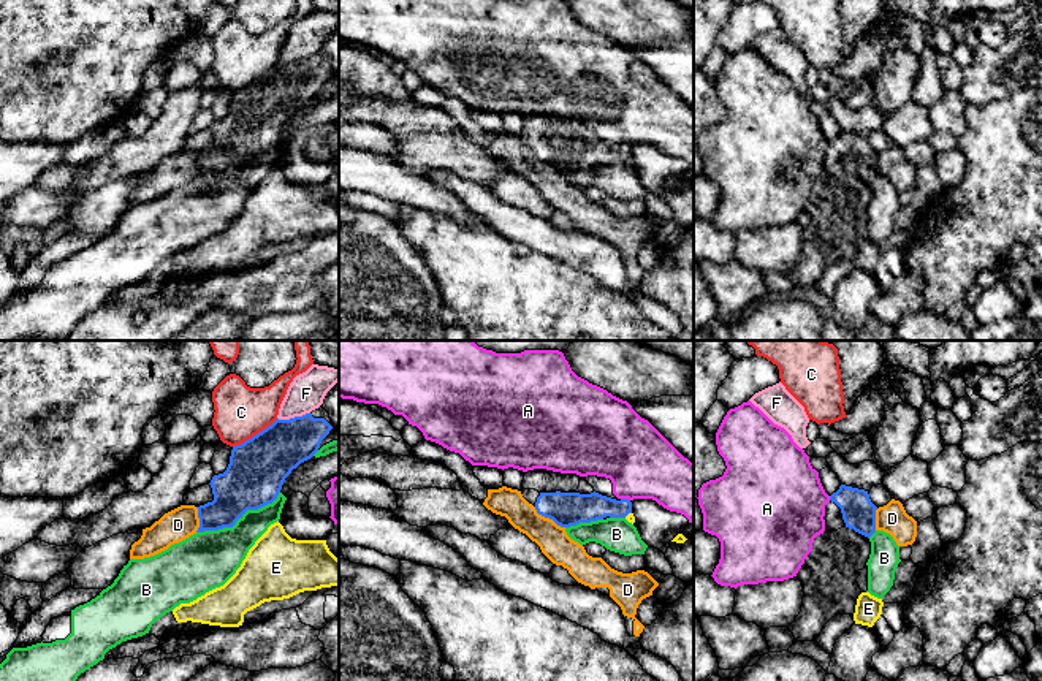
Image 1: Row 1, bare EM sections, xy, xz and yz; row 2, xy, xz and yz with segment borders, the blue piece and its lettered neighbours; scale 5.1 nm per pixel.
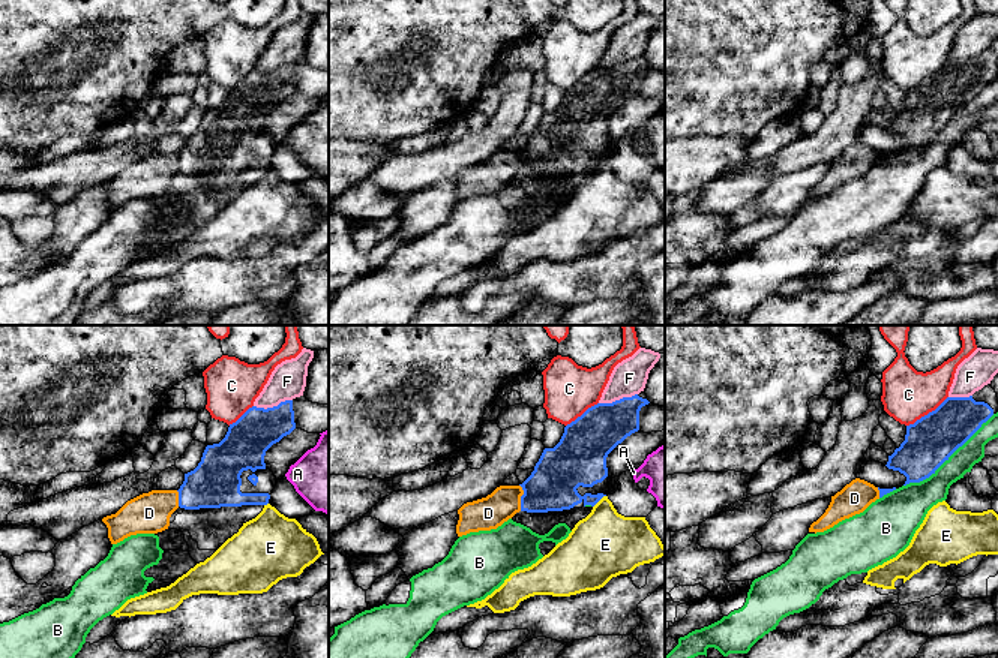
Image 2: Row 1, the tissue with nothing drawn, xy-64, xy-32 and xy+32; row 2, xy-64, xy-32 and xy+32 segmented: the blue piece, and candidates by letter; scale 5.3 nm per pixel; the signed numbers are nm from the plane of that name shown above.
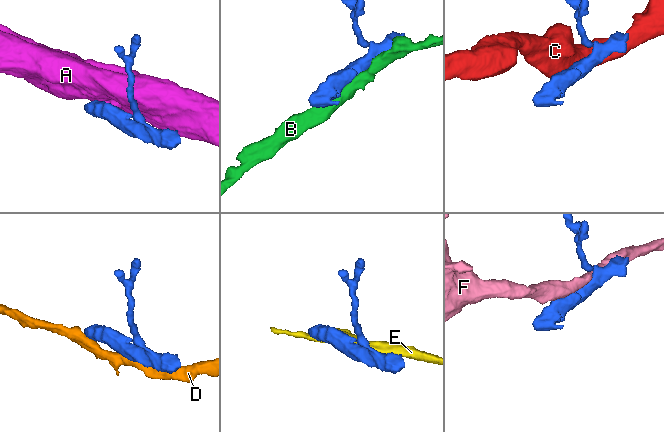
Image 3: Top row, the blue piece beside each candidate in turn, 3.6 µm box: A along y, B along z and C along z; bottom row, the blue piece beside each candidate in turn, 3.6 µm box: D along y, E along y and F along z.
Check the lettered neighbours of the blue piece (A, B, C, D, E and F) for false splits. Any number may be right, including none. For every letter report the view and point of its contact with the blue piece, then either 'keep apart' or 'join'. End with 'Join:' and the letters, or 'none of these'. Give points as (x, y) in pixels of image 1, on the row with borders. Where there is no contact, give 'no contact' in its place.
A: meets blue in xz at (626, 499); keep apart
B: meets blue in xy at (239, 517); keep apart
C: meets blue in xy at (257, 434); keep apart
D: meets blue in xz at (548, 517); keep apart
E: meets blue in xz at (627, 513); keep apart
F: meets blue in xy at (295, 417); keep apart
Join: none of these

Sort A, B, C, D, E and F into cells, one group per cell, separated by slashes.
A / B / C / D / E / F

